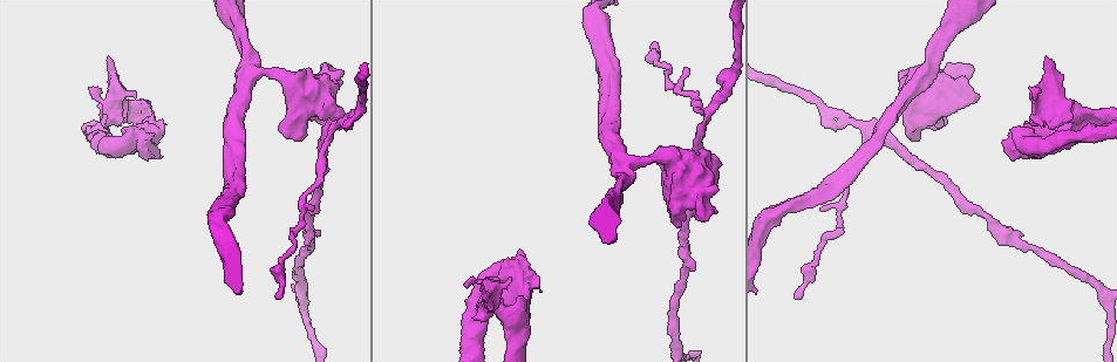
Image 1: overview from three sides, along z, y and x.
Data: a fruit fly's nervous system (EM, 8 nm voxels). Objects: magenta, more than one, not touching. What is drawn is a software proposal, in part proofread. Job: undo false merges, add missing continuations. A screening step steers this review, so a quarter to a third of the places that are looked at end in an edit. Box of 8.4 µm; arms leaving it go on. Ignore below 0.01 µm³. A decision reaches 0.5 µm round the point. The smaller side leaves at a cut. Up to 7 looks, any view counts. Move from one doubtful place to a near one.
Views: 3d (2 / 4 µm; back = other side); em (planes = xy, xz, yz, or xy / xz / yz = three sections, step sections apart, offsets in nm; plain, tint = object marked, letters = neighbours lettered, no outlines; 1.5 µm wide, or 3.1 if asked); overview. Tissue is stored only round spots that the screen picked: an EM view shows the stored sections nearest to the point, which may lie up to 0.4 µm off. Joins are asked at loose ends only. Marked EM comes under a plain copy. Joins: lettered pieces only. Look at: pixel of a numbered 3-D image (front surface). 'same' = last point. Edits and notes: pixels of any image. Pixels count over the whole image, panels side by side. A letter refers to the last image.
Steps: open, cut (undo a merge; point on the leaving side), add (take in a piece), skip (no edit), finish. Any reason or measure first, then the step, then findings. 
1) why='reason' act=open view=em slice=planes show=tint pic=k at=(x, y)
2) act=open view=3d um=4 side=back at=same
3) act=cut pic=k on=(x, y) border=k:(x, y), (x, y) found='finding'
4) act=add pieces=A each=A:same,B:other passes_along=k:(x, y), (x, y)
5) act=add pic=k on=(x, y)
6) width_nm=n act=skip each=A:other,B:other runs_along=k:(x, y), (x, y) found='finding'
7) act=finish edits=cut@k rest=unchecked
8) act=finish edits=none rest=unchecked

act=open view=3d um=4 pic=1 at=(979, 95)

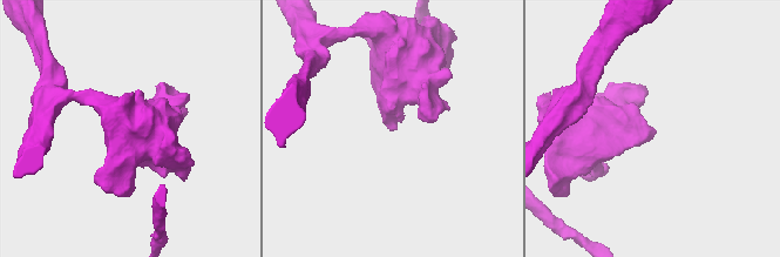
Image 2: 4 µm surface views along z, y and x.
why='shape alone is not enough' act=open view=em slice=yz step=8 show=letters pic=2 at=(396, 127)

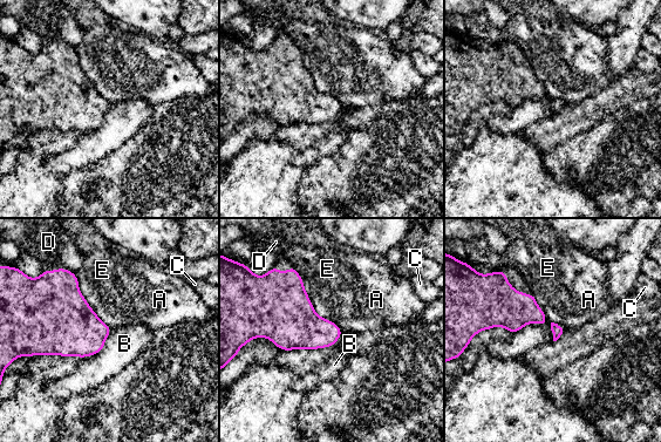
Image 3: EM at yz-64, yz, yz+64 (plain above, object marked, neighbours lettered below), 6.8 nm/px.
why='cut it another way' act=open view=em slice=xy step=8 show=letters at=same

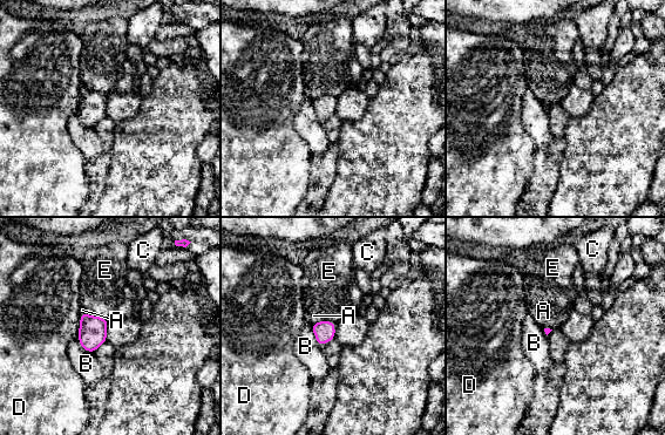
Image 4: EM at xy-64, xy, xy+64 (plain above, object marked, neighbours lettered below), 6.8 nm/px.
longest_contact=B:170nm act=skip each=A:other,B:other,C:other,D:other,E:other found='no lettered piece goes on from it'

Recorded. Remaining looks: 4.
why='arms part here' act=open view=3d um=2 pic=1 at=(722, 95)

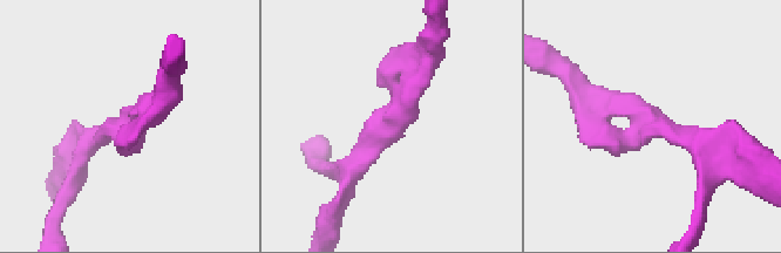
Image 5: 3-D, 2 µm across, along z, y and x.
why='shape alone is not enough' act=open view=em slice=xy step=8 show=tint pic=5 at=(127, 120)

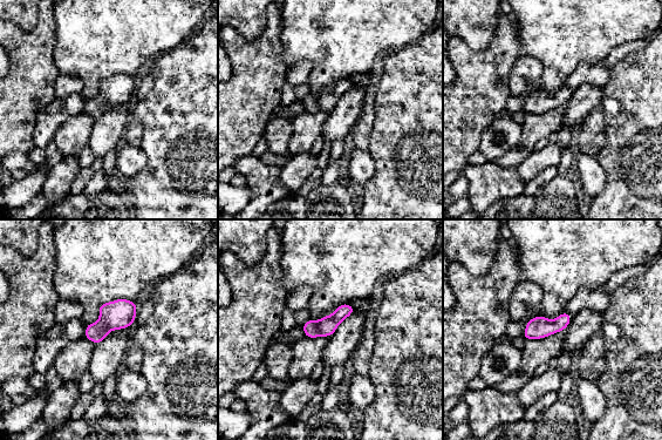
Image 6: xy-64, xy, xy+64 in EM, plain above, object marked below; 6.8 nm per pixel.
act=open view=em slice=planes show=letters at=same

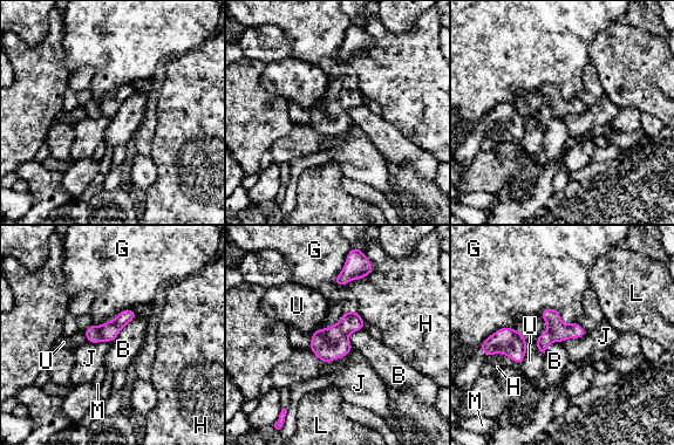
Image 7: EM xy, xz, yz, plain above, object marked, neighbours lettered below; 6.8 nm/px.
width_nm=140 act=skip each=B:other,G:other,H:other,J:other,L:other,M:other,U:other found='continuous, no second cell'

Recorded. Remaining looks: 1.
act=finish edits=none rest=unchecked

